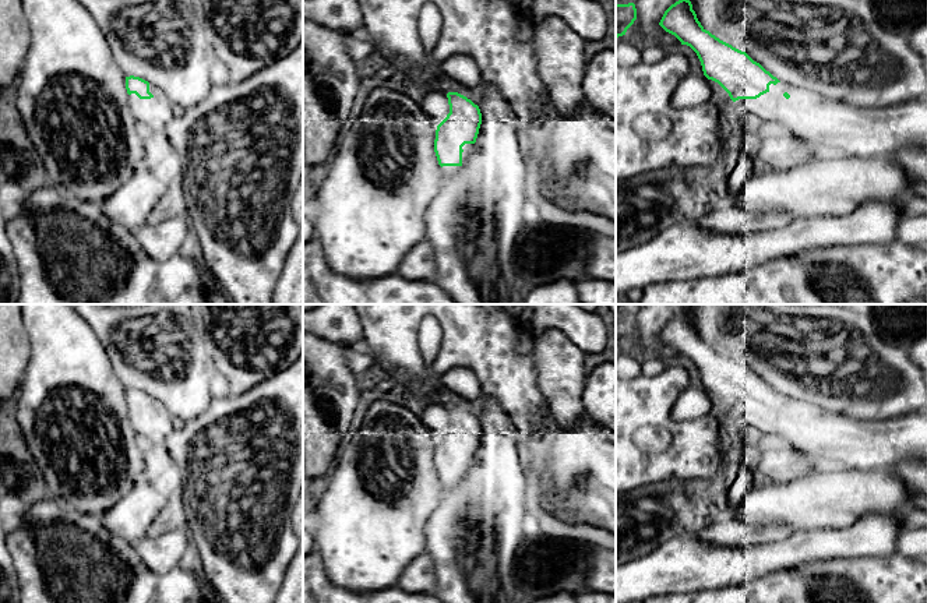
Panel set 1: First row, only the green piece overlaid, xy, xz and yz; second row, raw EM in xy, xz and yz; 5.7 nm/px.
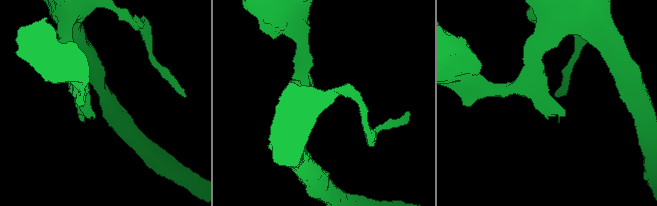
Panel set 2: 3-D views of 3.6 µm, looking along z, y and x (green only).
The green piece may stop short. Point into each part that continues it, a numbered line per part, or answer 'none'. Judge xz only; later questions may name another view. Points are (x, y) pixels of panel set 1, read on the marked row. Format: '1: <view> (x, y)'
1: xz (468, 148)

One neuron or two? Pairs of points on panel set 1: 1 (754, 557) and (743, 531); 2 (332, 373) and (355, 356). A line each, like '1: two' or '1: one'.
1: two
2: two

